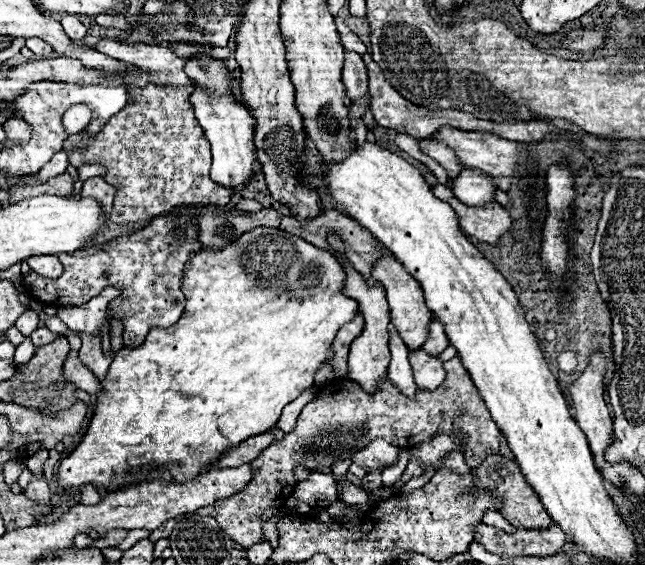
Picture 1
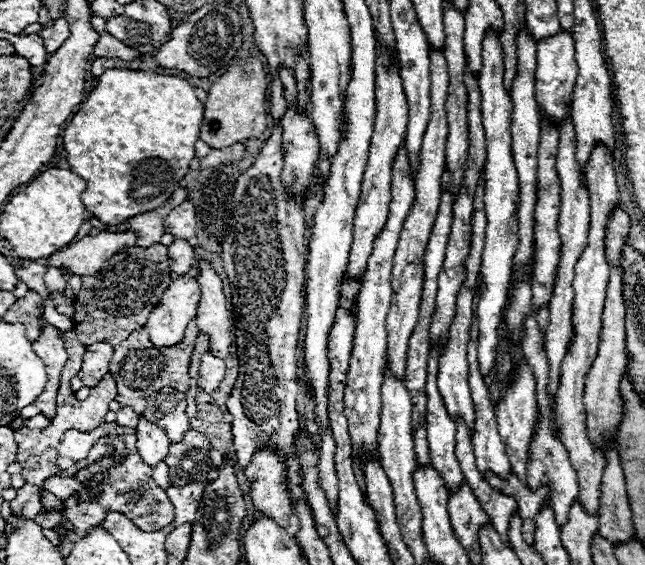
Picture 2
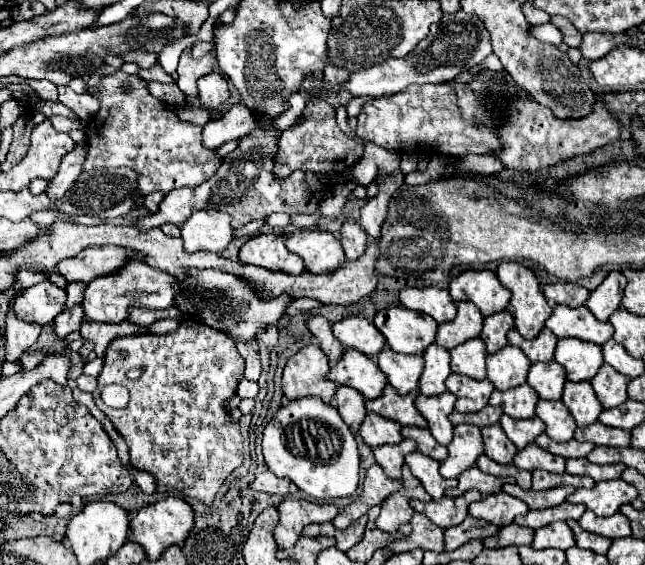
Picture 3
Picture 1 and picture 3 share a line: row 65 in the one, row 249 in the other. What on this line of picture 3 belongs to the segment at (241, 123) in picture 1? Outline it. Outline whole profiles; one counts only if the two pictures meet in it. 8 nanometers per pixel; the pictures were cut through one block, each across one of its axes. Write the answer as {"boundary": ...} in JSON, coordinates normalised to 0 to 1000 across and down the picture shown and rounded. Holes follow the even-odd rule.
{"boundary":[[[301,372],[282,396],[282,418],[291,446],[341,446],[360,425],[357,382],[338,372]]]}

